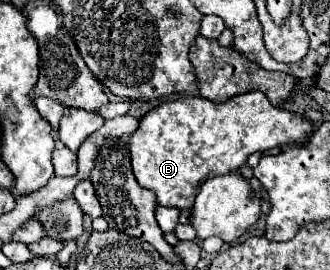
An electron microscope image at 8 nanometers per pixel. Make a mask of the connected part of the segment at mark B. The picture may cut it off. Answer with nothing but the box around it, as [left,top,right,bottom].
[130,92,312,210]

